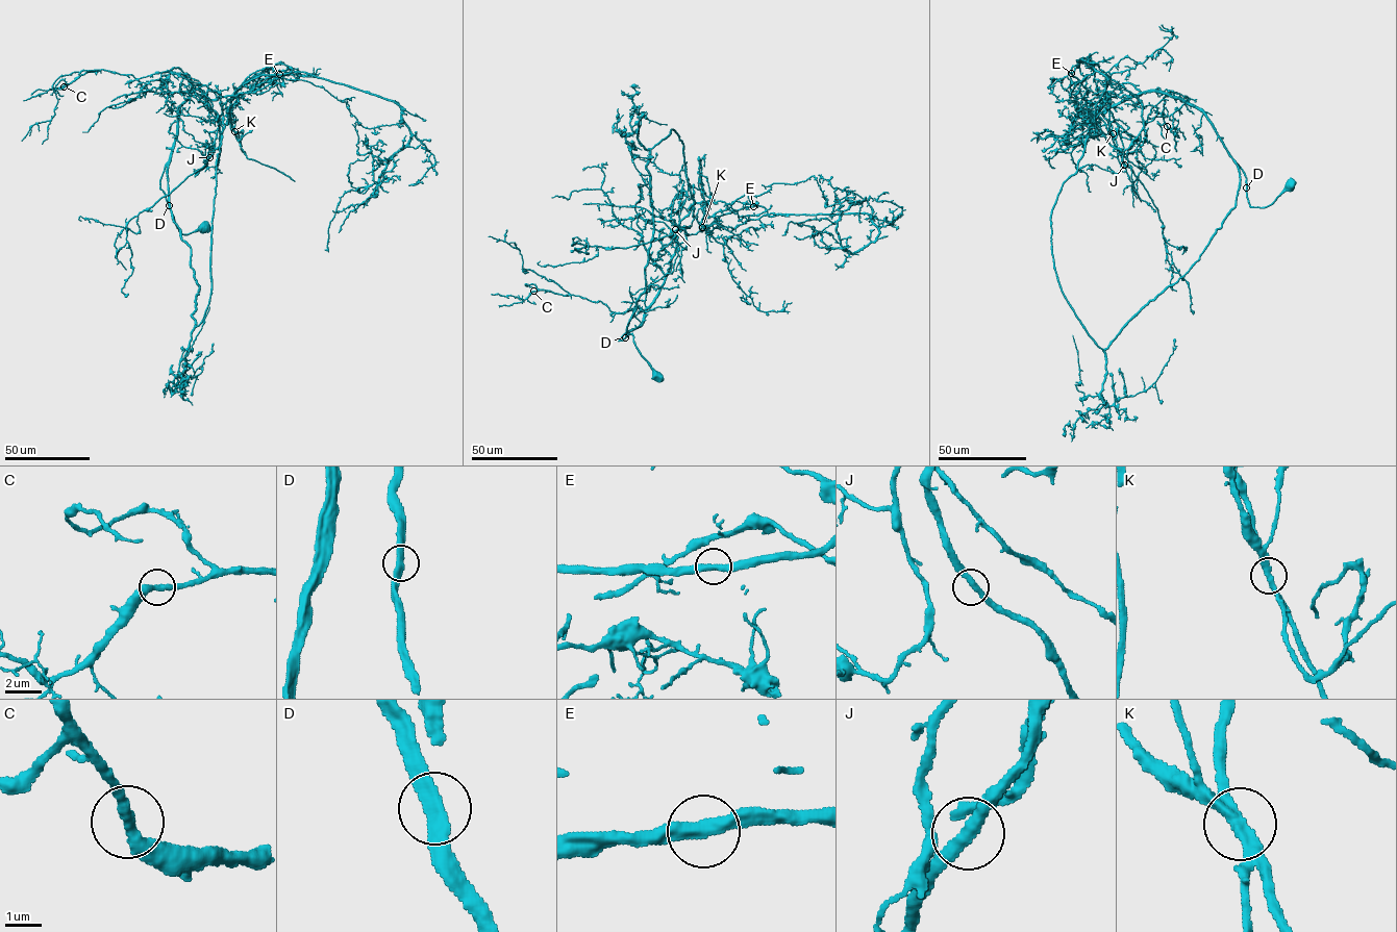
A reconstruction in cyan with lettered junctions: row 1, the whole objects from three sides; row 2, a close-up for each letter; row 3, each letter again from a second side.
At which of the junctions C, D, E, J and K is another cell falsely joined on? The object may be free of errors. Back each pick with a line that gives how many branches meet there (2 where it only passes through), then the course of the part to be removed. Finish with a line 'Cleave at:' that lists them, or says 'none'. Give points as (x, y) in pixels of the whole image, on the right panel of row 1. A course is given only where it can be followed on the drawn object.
K: branches 2; course (1113, 133), (1107, 106), (1070, 70), (1081, 58), (1133, 95), (1143, 126), (1122, 150), (1074, 98)
Cleave at: K

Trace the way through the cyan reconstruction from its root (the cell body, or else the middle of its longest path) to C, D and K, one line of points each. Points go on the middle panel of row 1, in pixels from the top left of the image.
C: (656, 375), (633, 335), (619, 341), (641, 326), (641, 309), (616, 313), (600, 301), (533, 291)
D: (656, 375), (637, 347), (633, 335), (625, 337)
K: (656, 375), (633, 335), (619, 341), (641, 326), (656, 296), (680, 221), (696, 203), (706, 201), (702, 227)

